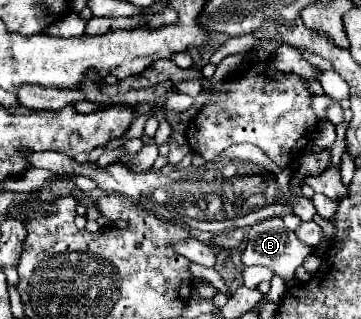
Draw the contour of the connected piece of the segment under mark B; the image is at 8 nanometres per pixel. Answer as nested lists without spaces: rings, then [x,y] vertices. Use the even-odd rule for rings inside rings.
[[[269,218],[263,220],[255,226],[249,228],[247,232],[247,246],[245,252],[241,256],[241,262],[245,266],[267,266],[273,270],[275,276],[283,278],[283,280],[293,280],[295,278],[295,270],[305,262],[307,256],[313,254],[313,248],[303,244],[295,232],[287,230],[281,218]]]

